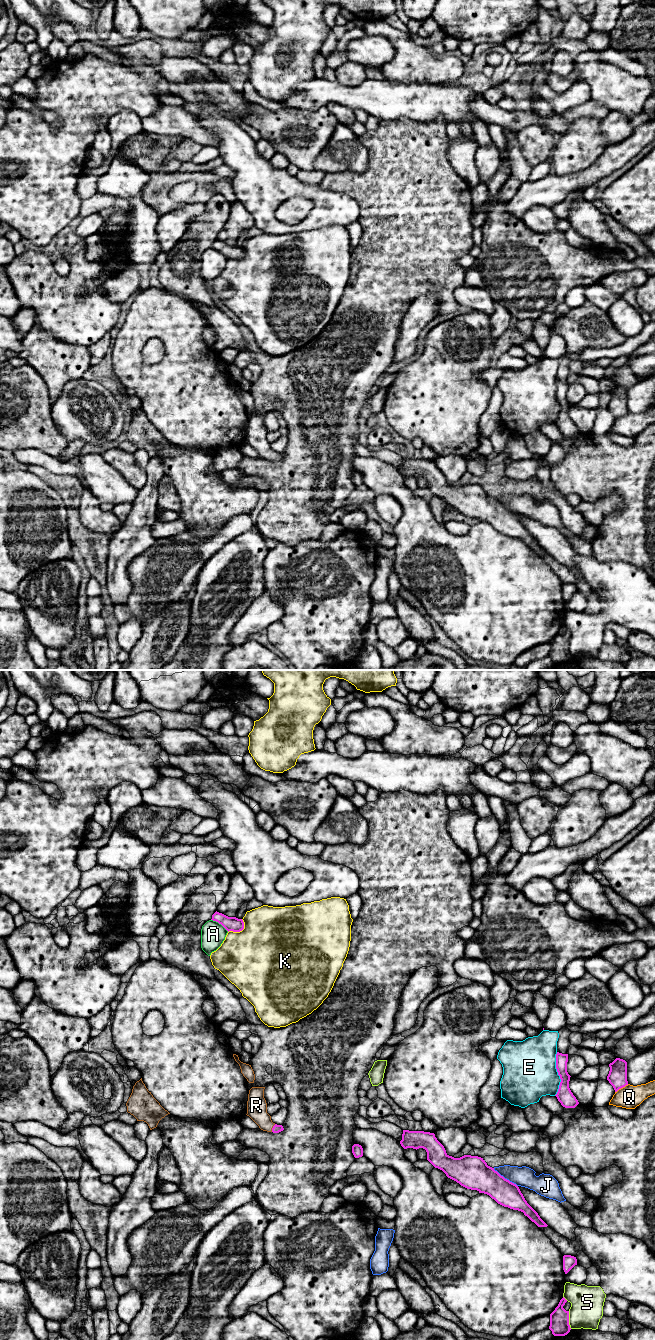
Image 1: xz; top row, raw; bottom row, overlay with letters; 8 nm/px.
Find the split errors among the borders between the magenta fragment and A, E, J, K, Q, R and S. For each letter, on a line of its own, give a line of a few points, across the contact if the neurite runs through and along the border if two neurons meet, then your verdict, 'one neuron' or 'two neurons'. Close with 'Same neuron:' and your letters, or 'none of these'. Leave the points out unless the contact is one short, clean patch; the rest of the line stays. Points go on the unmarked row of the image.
A: two neurons
E: two neurons
J: two neurons
K: two neurons
Q: two neurons
R: line xz (276, 456), (272, 456), (258, 442), (256, 433); one neuron
S: two neurons
Same neuron: R

